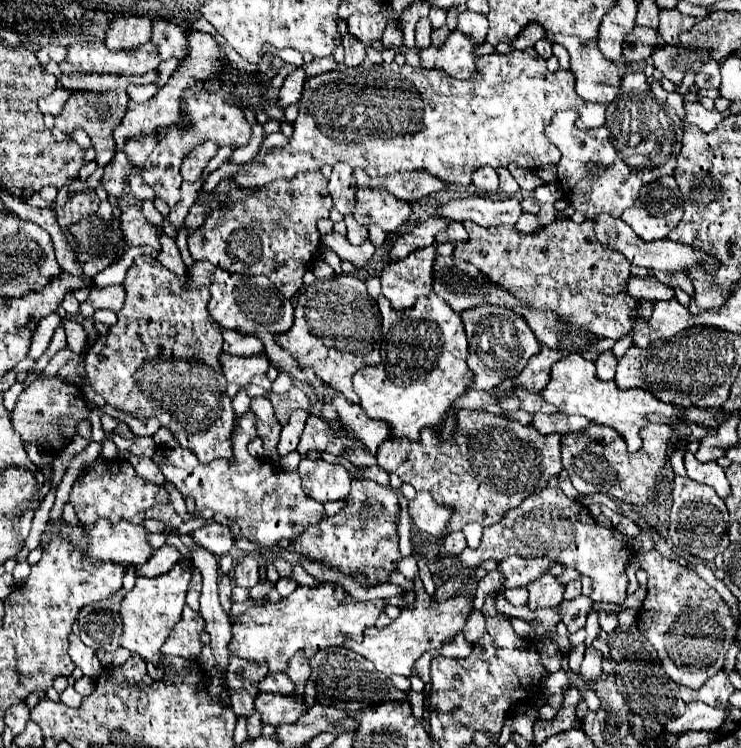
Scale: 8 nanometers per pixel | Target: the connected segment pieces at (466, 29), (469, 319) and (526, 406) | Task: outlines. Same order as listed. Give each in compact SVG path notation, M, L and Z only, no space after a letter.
M465 11L465 13L459 15L459 25L457 25L457 29L459 29L465 37L469 37L469 39L473 39L473 41L477 41L477 43L483 43L483 41L485 41L485 35L487 35L487 17L481 15L481 13Z
M483 305L483 307L463 311L463 325L469 341L467 365L475 375L473 381L469 383L469 389L477 389L477 391L495 389L505 379L519 375L527 365L527 361L541 351L533 331L527 327L523 317L519 317L517 313L511 313L509 309Z
M521 387L515 389L515 395L521 401L521 409L527 411L527 413L537 413L537 411L541 411L541 413L555 413L557 411L553 405L547 405L547 401L543 401L543 395L527 393Z

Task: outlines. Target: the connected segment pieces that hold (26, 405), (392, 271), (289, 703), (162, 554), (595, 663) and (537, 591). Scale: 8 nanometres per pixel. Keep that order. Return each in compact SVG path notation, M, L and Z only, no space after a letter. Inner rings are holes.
M39 375L27 389L21 391L17 405L11 411L11 423L23 441L47 449L51 443L67 443L69 437L75 435L75 425L87 419L89 413L91 411L85 407L85 401L75 385L69 385L69 381L59 375L51 379Z
M429 245L381 271L381 293L391 301L393 309L411 309L419 297L431 293L433 259L435 245Z
M261 693L255 699L255 711L261 715L263 723L279 727L283 723L295 723L297 717L301 717L307 711L307 707L303 699Z
M163 545L161 549L157 549L153 553L153 557L143 567L139 567L137 575L143 575L143 577L159 577L159 575L167 573L175 563L183 563L183 567L187 567L189 571L193 567L193 563L187 561L175 547Z
M592 646L586 648L586 652L581 663L579 673L583 681L599 679L601 677L601 653Z
M545 573L539 579L531 581L527 585L527 591L529 591L527 607L531 611L541 607L557 607L563 601L563 585L551 573Z

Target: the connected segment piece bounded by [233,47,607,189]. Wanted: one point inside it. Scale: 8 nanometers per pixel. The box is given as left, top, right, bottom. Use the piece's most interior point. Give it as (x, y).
(383, 118)

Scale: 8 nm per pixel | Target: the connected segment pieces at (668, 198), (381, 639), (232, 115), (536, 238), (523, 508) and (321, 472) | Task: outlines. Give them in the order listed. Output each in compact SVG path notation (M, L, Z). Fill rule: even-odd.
M659 177L639 191L639 197L635 199L631 209L625 209L621 213L621 219L643 239L643 241L655 241L655 239L665 239L671 229L677 227L677 223L683 217L683 195L679 187L675 185L675 179L669 177Z
M419 579L415 583L415 593L417 593L415 609L401 611L401 615L383 629L367 627L363 631L363 641L345 641L343 647L369 659L377 667L377 671L383 673L385 677L391 677L391 675L409 677L413 663L423 653L427 653L431 649L441 649L447 639L455 637L463 629L463 625L467 621L467 613L471 611L471 601L467 597L453 597L447 601L431 601L429 595L425 593L423 585L419 583Z
M191 89L185 93L185 109L189 111L189 123L173 125L167 129L167 135L157 143L155 151L147 159L147 165L141 169L145 183L161 197L169 207L175 207L179 201L179 187L181 187L181 173L179 167L183 159L195 149L199 143L213 139L221 147L223 145L245 145L251 139L251 125L247 123L243 111L235 105L227 105L221 101L217 93L207 93L203 89Z
M563 219L547 225L539 233L525 235L509 225L479 227L473 221L463 221L469 237L457 243L453 255L471 261L483 275L531 307L559 311L559 317L591 329L595 337L621 339L631 331L631 313L639 305L625 291L625 283L631 277L629 261L613 249L603 249L595 241L593 225L591 219L585 219L581 225Z
M551 477L549 485L523 501L517 509L511 509L503 521L483 529L483 537L477 549L465 549L457 555L457 561L465 569L475 569L487 559L503 561L509 555L519 557L547 557L553 563L577 569L581 575L591 579L593 603L615 603L623 605L627 593L625 567L635 557L633 539L619 533L613 527L601 527L579 501L571 501L559 487L557 477Z
M303 457L299 463L299 475L305 491L319 503L345 499L351 491L351 475L339 463Z

